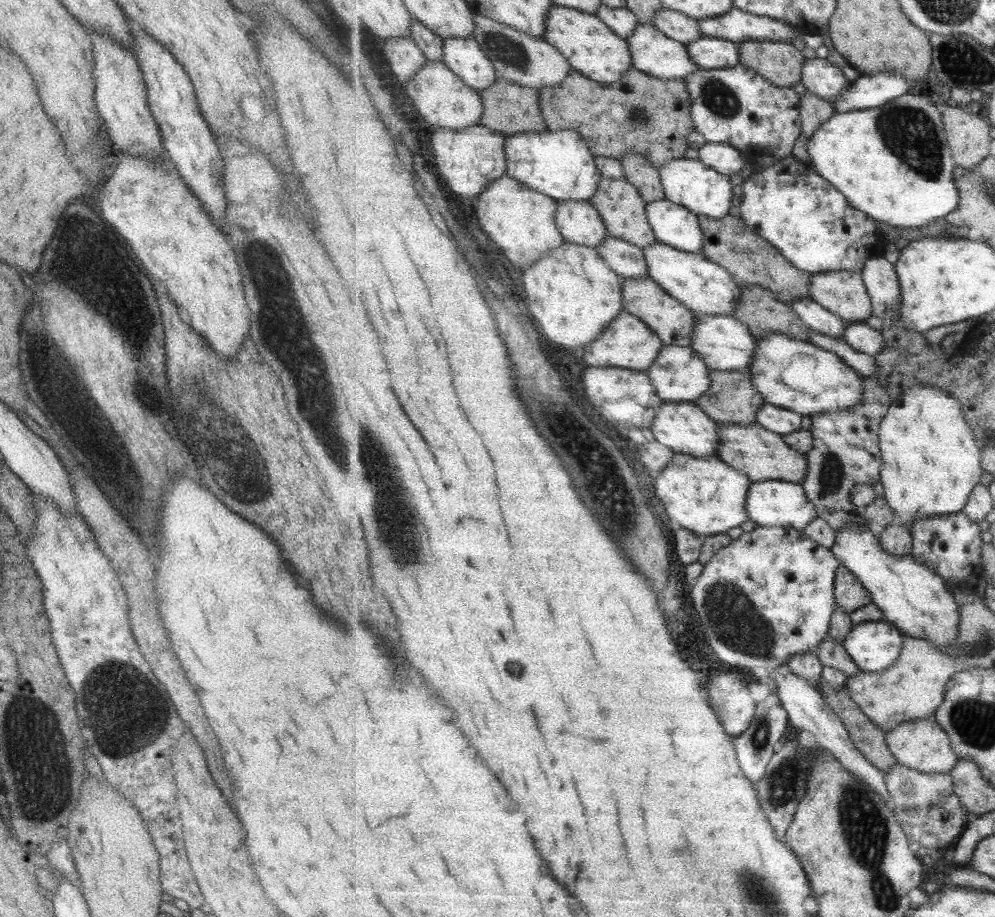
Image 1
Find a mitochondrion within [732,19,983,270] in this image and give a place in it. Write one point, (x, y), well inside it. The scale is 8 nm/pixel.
(921, 150)

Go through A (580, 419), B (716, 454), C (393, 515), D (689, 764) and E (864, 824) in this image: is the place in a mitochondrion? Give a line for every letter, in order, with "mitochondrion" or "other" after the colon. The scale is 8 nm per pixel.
A: other
B: other
C: mitochondrion
D: other
E: mitochondrion

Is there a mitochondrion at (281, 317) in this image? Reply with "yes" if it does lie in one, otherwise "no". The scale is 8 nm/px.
yes

